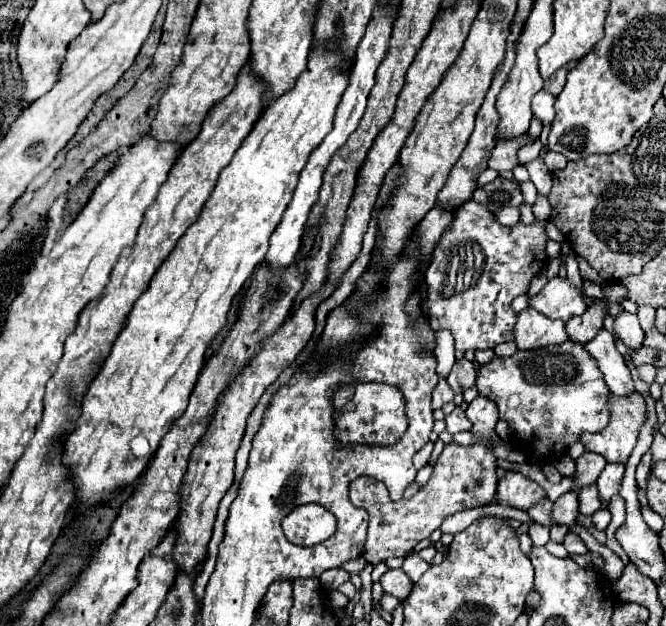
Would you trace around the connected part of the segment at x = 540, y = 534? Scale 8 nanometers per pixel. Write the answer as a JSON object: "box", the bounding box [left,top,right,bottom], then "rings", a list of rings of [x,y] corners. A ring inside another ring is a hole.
{"box":[528,524,550,547],"rings":[[[533,524],[529,528],[528,533],[535,546],[544,547],[550,540],[550,528],[540,524]]]}

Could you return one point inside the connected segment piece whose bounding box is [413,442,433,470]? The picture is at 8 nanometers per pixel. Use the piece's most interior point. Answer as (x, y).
(421, 458)

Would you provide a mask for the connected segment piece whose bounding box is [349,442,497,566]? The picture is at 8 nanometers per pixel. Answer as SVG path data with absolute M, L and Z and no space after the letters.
M451 442L443 448L443 454L433 466L429 482L413 498L401 498L399 502L391 502L391 498L387 496L387 488L381 482L369 476L359 476L349 486L349 498L355 506L369 512L369 534L363 558L373 566L393 556L405 558L415 548L415 544L423 538L429 538L431 532L437 530L447 516L467 508L491 504L497 492L495 470L495 456L493 452L489 452L489 448L481 448L481 444L459 446Z

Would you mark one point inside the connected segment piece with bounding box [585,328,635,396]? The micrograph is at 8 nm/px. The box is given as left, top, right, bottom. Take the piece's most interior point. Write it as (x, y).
(602, 348)

